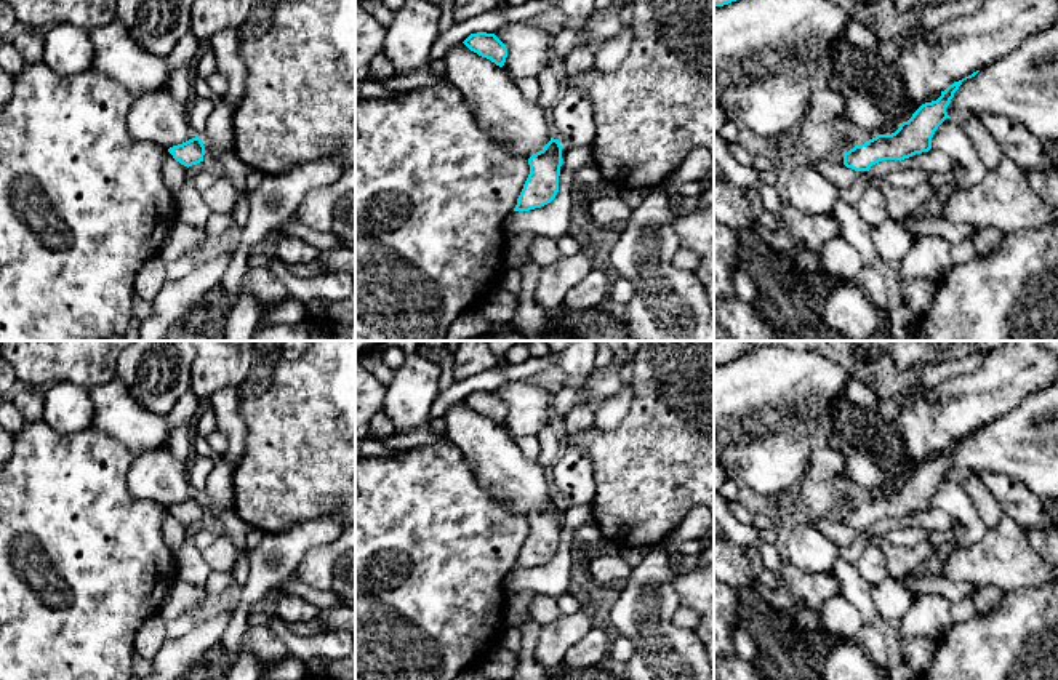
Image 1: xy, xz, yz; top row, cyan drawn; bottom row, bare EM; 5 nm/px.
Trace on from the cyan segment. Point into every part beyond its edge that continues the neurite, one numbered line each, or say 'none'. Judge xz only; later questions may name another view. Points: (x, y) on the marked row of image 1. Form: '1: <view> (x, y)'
none

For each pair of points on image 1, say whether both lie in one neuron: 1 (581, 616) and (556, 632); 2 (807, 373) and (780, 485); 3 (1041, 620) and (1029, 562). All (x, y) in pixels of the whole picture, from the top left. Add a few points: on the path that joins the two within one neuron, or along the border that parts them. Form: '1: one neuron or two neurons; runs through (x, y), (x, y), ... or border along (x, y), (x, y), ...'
1: one neuron; runs through (575, 623), (562, 632)
2: one neuron; runs through (786, 400), (780, 407), (780, 458)
3: two neurons; border along (1041, 584), (1017, 588), (1005, 596)

